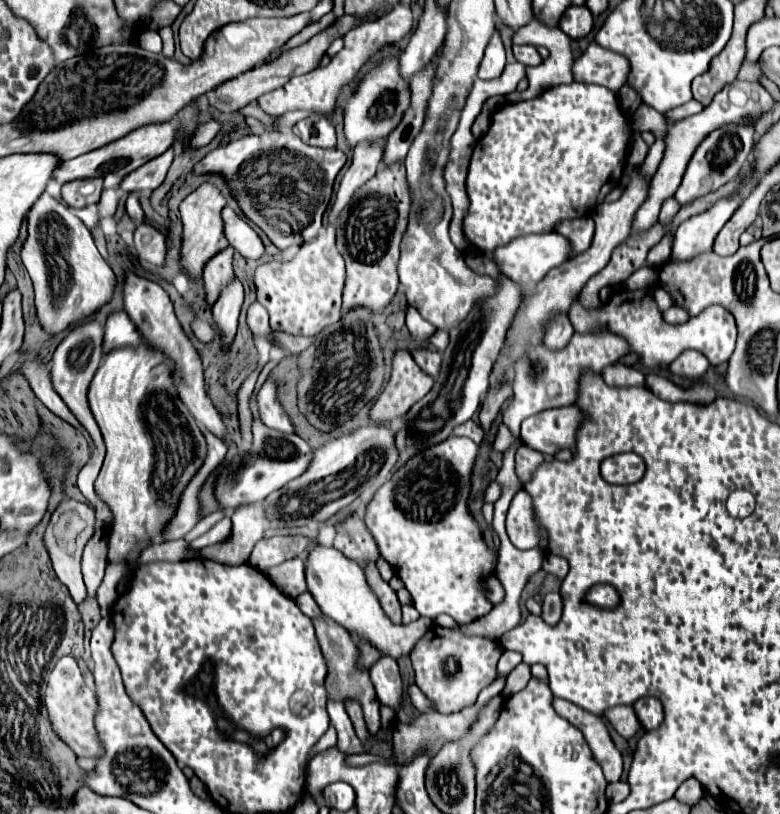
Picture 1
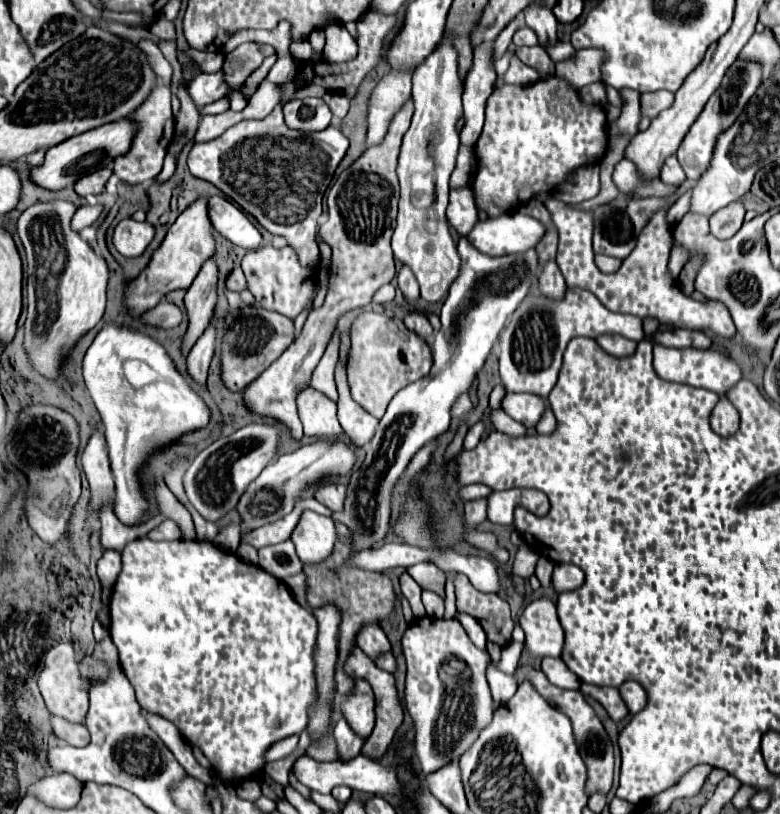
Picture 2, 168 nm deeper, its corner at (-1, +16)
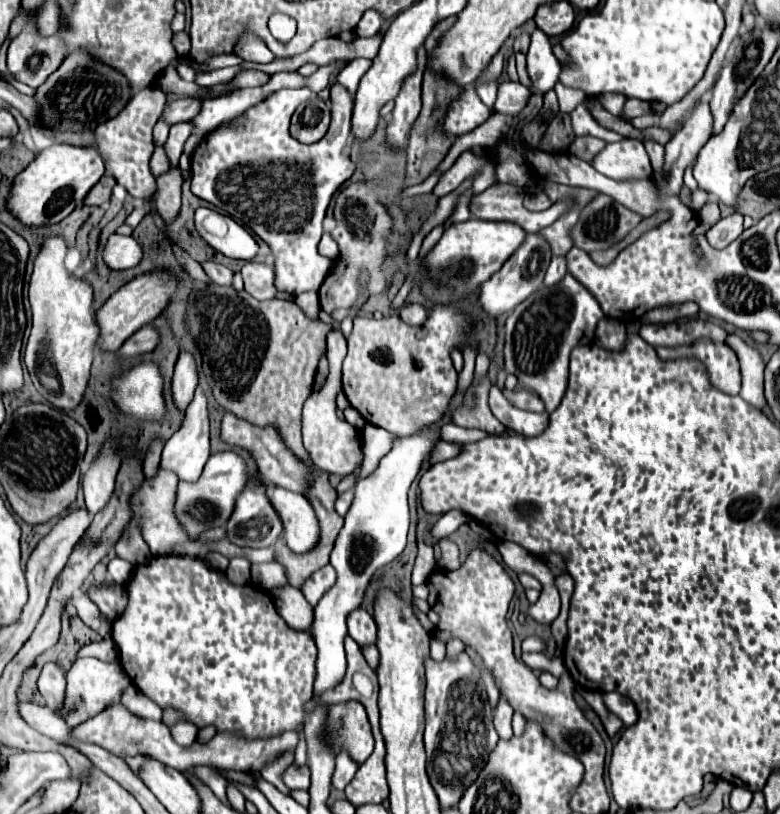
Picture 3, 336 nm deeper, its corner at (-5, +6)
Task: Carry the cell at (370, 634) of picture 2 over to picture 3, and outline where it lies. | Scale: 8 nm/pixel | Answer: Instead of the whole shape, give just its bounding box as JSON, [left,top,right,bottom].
[348,608,376,646]

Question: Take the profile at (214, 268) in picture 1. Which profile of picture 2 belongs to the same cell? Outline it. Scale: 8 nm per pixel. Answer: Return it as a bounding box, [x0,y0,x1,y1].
[182,258,218,356]

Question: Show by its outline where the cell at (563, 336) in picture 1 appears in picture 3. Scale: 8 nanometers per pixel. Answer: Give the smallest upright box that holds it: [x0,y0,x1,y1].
[544,256,566,288]

